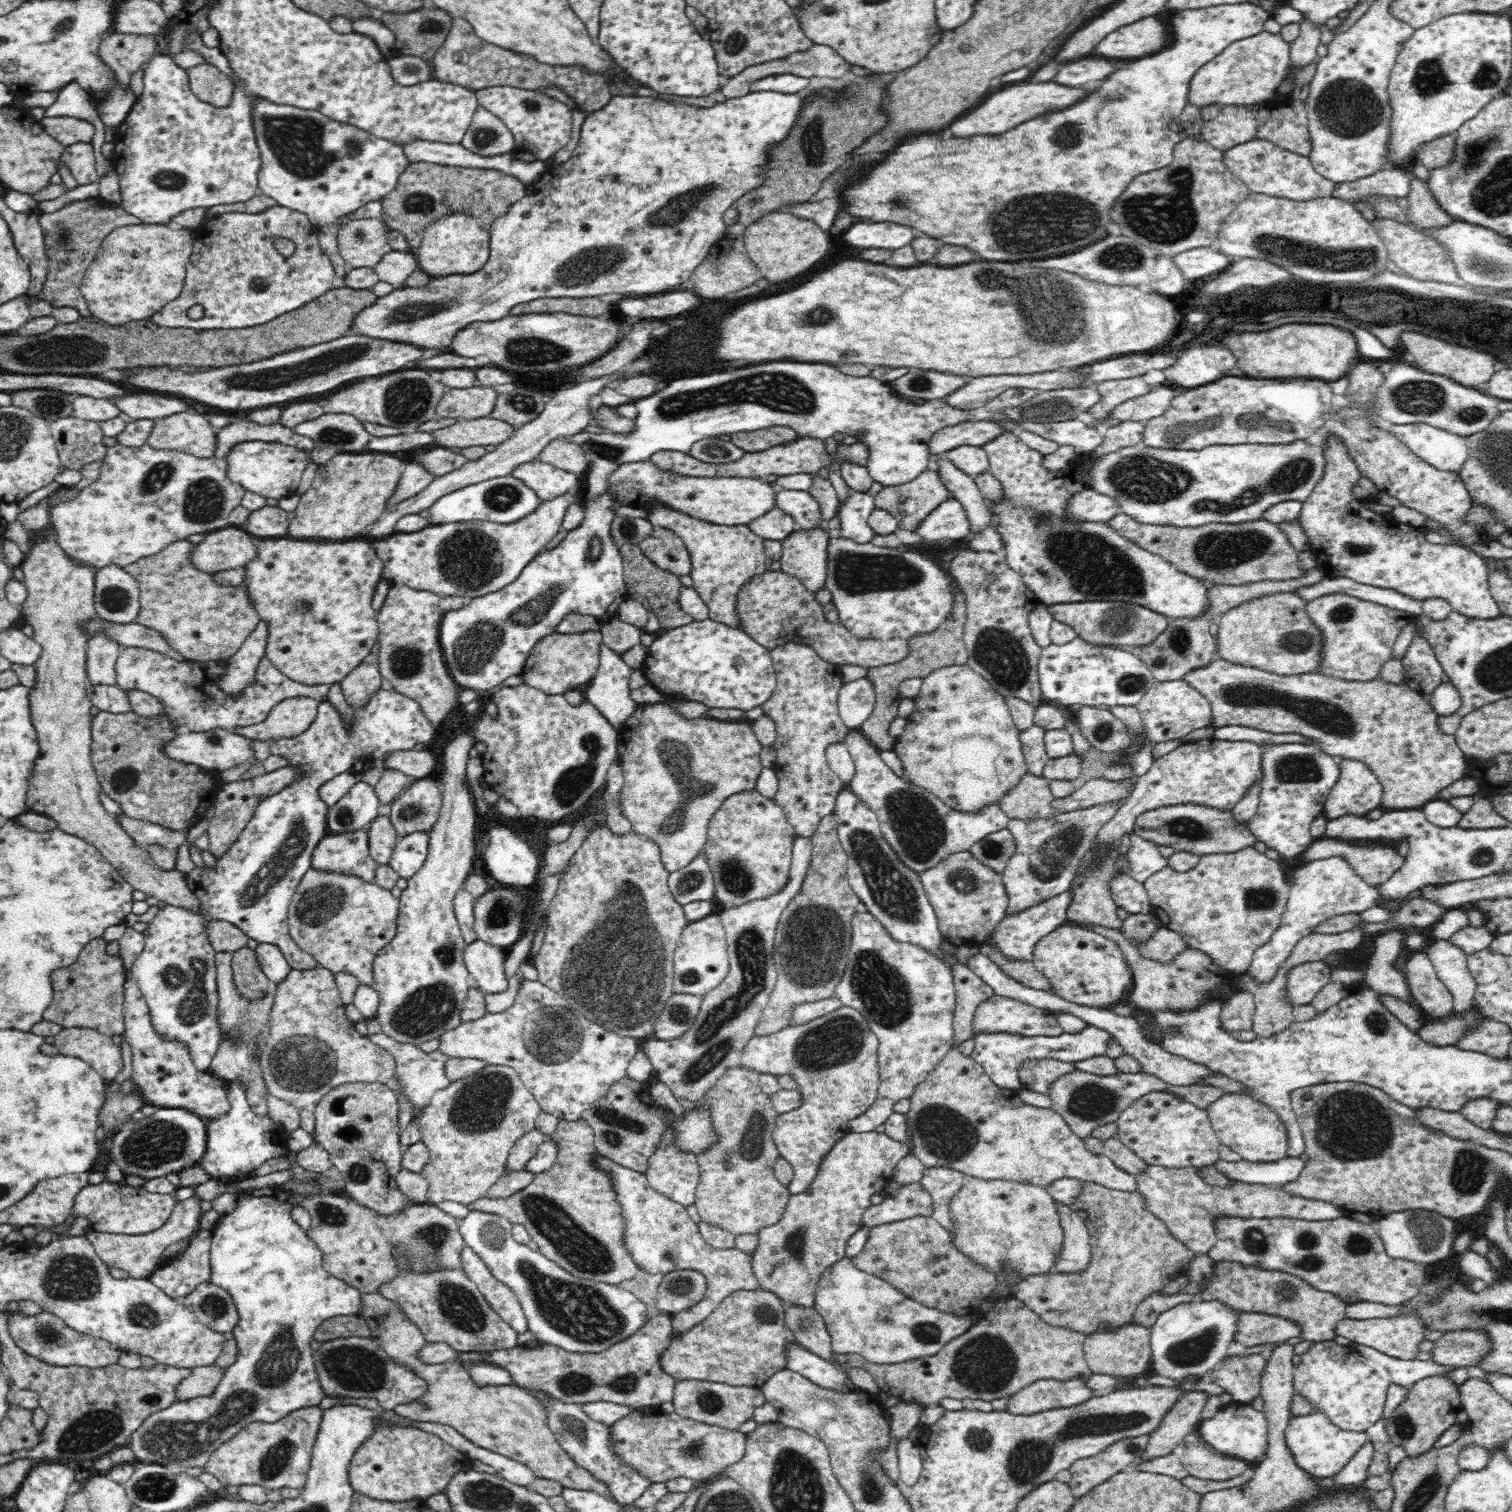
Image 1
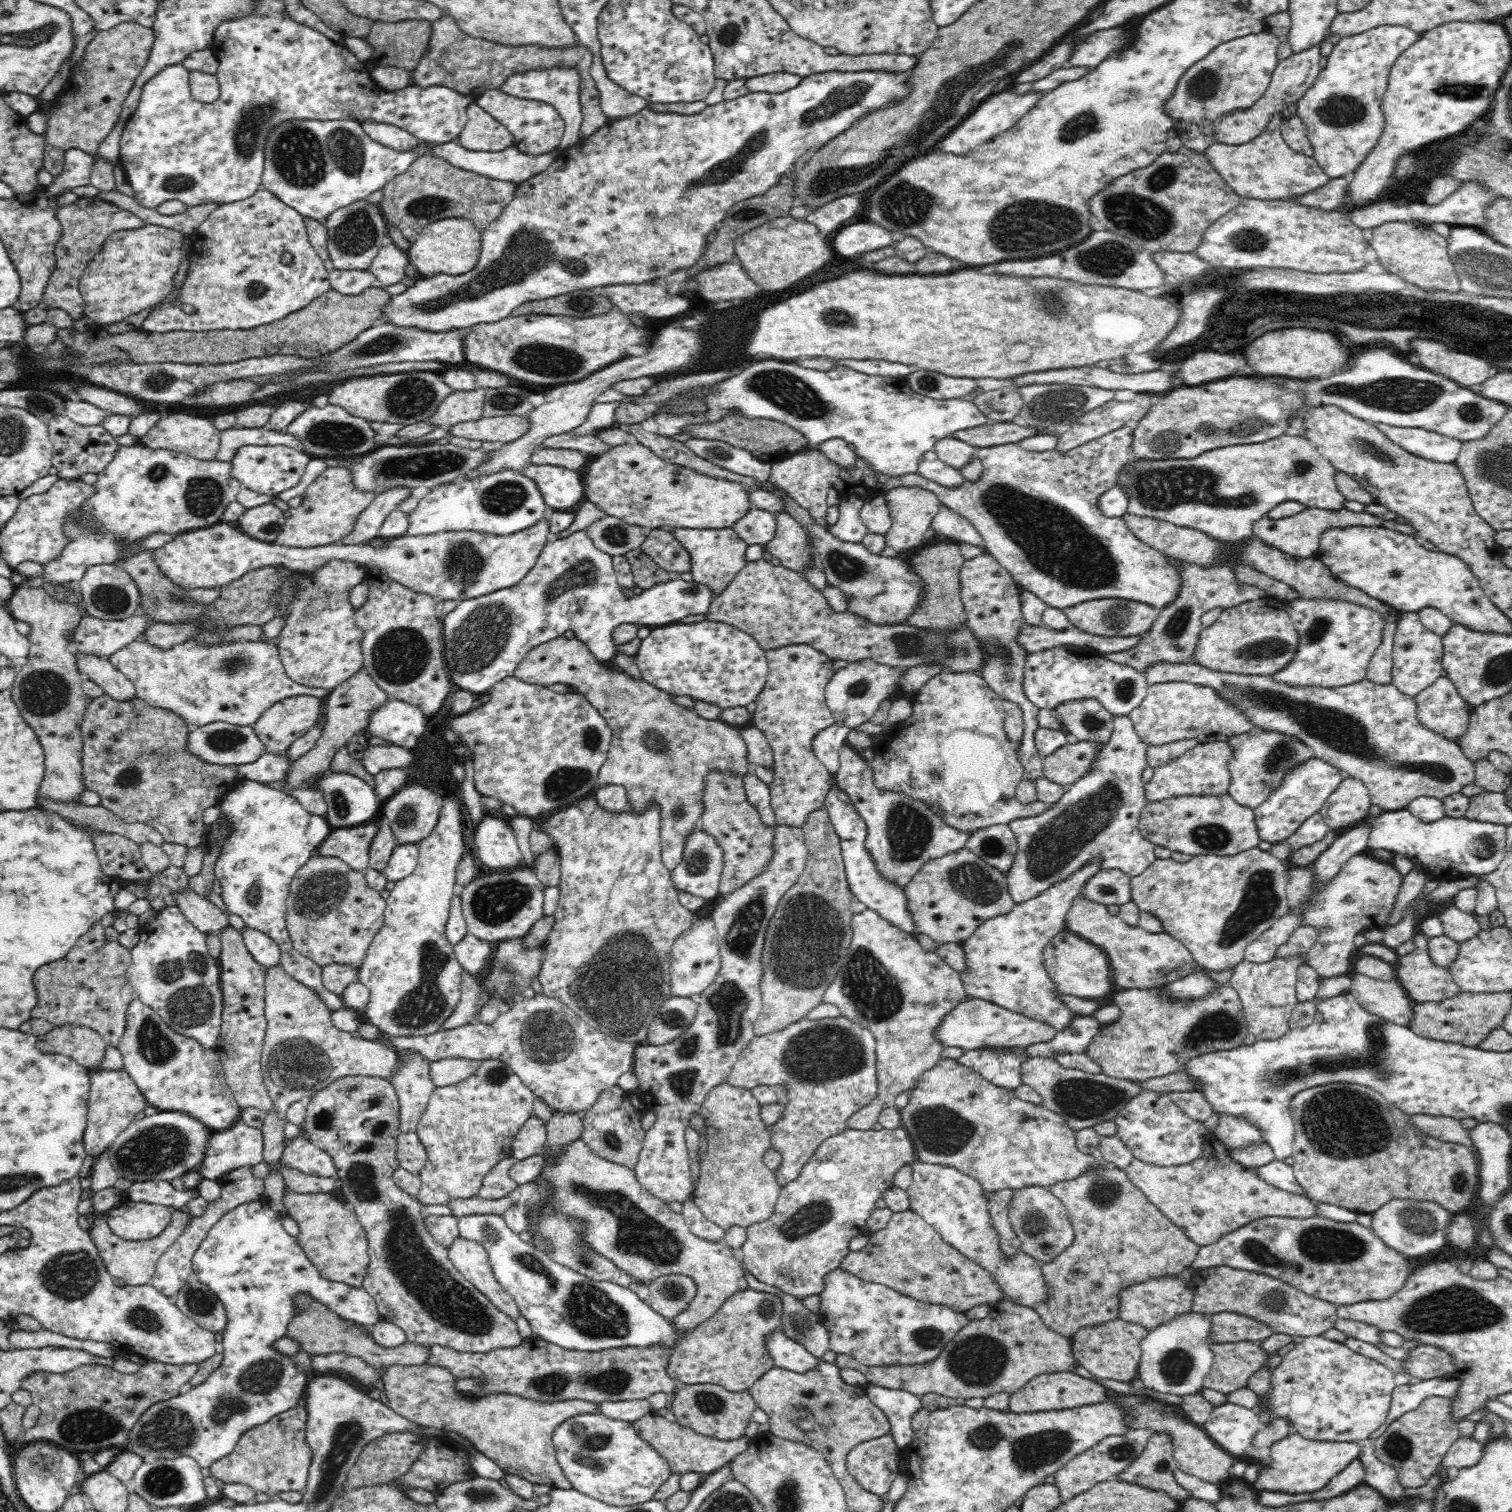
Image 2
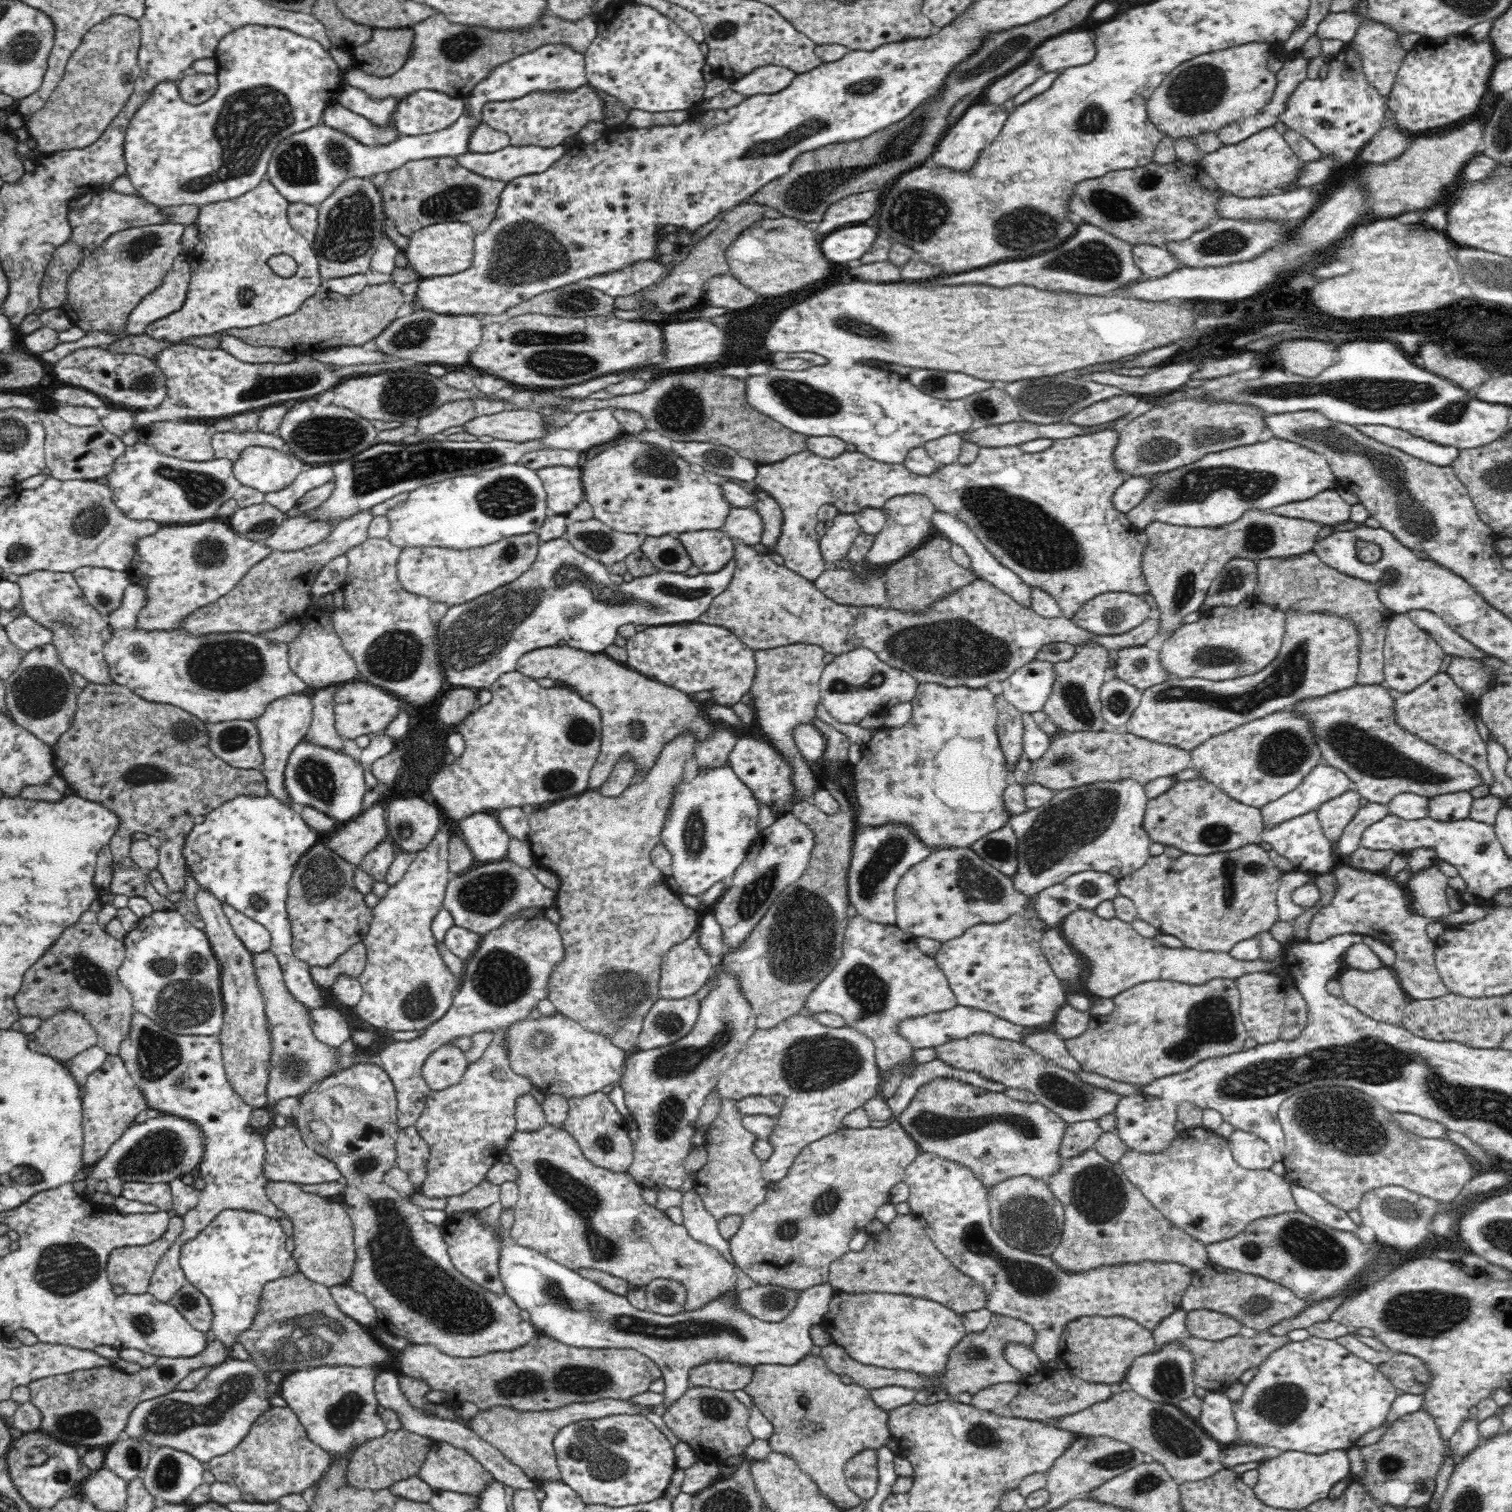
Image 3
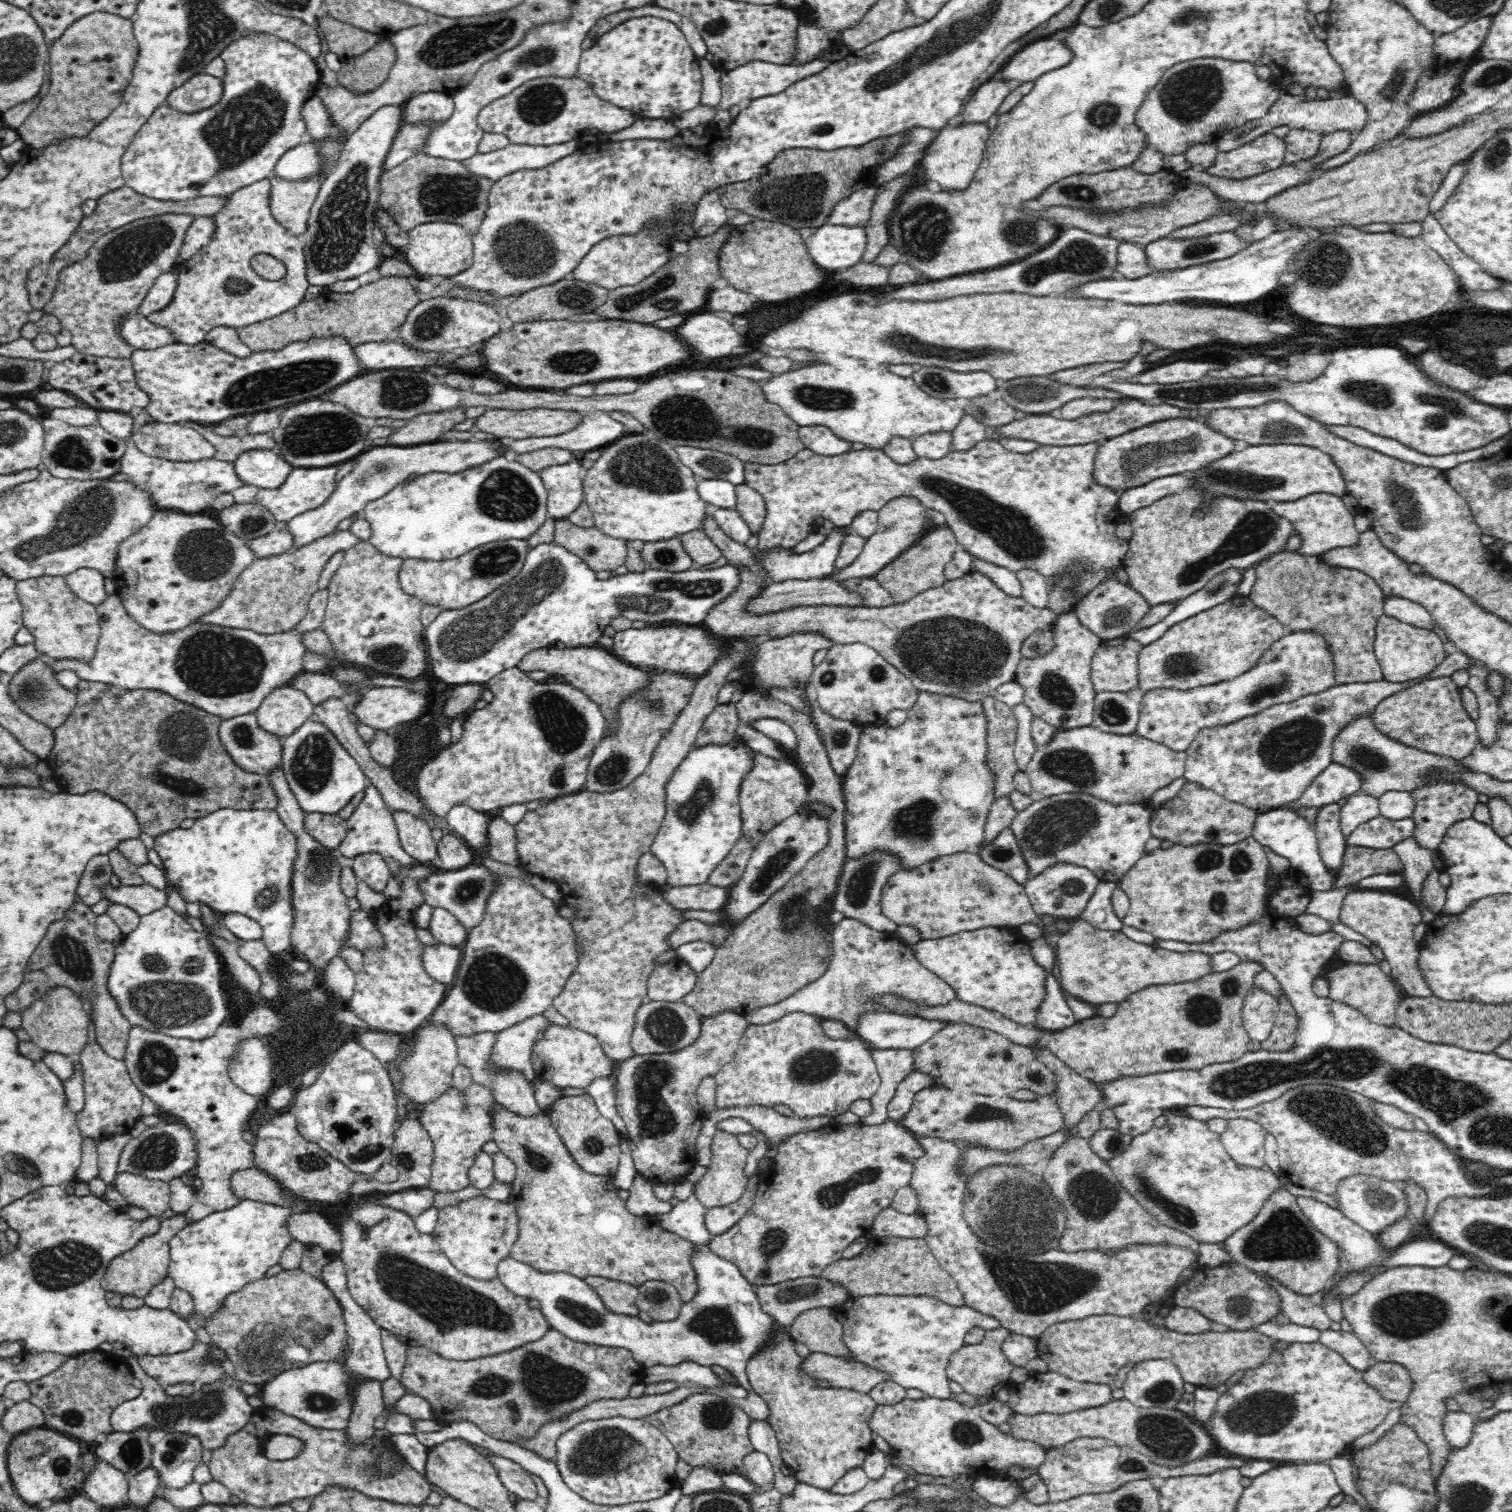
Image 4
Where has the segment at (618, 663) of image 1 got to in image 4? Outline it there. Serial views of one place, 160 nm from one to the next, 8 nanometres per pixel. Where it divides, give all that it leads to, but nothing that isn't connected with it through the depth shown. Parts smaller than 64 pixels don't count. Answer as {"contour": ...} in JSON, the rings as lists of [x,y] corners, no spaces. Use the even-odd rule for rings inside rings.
{"contour":[[[553,542],[530,548],[522,570],[503,588],[470,606],[456,610],[443,609],[434,622],[425,627],[425,641],[433,677],[448,684],[486,684],[503,670],[516,667],[529,652],[553,647],[556,642],[562,642],[568,648],[598,644],[598,639],[616,617],[628,618],[632,622],[642,620],[648,626],[698,625],[706,618],[708,611],[733,594],[740,583],[739,570],[728,563],[709,570],[698,570],[695,567],[682,572],[647,568],[639,573],[614,573],[609,580],[598,580],[596,573],[579,556]]]}

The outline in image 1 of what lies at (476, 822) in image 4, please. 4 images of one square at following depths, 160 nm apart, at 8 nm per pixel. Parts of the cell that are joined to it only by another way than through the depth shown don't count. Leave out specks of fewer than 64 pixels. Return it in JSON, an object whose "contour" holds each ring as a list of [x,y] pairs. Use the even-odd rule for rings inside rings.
{"contour":[[[494,826],[490,832],[489,846],[483,856],[488,873],[500,884],[516,889],[532,888],[537,886],[542,861],[540,856],[534,853],[534,849],[524,840],[521,840],[511,828],[504,826]]]}

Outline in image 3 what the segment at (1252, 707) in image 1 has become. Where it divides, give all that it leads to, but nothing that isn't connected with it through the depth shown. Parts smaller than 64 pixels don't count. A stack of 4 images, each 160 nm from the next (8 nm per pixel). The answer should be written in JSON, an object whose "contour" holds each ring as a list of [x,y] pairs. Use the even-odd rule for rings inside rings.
{"contour":[[[1146,645],[1120,649],[1111,656],[1117,657],[1117,667],[1109,675],[1115,675],[1141,691],[1176,677],[1162,666],[1160,653]],[[1356,684],[1350,688],[1314,698],[1302,698],[1284,711],[1294,713],[1309,722],[1314,742],[1321,752],[1322,762],[1348,775],[1362,798],[1387,805],[1397,794],[1407,792],[1432,798],[1441,794],[1464,792],[1482,784],[1478,771],[1430,742],[1404,730],[1395,717],[1396,695],[1384,684]]]}

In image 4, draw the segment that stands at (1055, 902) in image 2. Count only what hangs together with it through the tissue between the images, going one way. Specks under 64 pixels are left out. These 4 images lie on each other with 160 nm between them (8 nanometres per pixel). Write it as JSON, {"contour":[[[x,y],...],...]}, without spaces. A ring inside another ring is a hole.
{"contour":[[[988,926],[987,928],[982,928],[979,930],[964,931],[963,933],[948,936],[946,938],[940,938],[936,940],[921,940],[921,942],[912,945],[911,948],[914,950],[914,955],[916,955],[916,959],[920,961],[922,966],[926,967],[926,969],[930,970],[932,973],[938,975],[941,979],[944,979],[944,982],[949,984],[949,986],[955,991],[957,1000],[972,1006],[980,1006],[981,1008],[1000,1012],[1002,1016],[1005,1016],[1006,1018],[1009,1018],[1010,1020],[1013,1020],[1014,1022],[1024,1026],[1036,1026],[1038,1009],[1040,1009],[1040,1006],[1042,1006],[1042,1002],[1046,1000],[1045,982],[1051,971],[1044,969],[1044,967],[1038,965],[1038,963],[1034,961],[1034,958],[1032,957],[1032,948],[1028,947],[1027,944],[1028,940],[1024,939],[1024,937],[1020,935],[1020,928]]]}

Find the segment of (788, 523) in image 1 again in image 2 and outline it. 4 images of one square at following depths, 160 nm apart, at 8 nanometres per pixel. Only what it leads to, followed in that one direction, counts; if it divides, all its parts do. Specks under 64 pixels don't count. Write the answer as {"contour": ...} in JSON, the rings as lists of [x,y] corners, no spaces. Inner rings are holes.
{"contour":[[[754,508],[734,528],[749,545],[765,545],[776,536],[776,516],[776,513]]]}

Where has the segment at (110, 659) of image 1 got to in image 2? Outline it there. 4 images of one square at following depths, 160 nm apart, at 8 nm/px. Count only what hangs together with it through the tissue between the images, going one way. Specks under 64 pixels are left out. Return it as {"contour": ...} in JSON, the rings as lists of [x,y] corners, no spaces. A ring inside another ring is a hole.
{"contour":[[[141,613],[111,622],[86,614],[73,634],[73,649],[76,653],[110,659],[118,650],[139,640],[152,623]]]}

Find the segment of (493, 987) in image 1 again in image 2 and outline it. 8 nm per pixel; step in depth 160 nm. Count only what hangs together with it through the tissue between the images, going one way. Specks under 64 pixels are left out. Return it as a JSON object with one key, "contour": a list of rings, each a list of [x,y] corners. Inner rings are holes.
{"contour":[[[468,934],[460,944],[454,945],[455,956],[465,972],[478,980],[484,978],[494,954],[494,944]]]}

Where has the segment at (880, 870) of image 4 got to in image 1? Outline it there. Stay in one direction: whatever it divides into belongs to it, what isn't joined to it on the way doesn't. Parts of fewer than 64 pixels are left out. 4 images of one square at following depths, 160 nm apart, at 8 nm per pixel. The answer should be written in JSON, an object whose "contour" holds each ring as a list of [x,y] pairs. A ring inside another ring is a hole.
{"contour":[[[860,728],[852,729],[846,735],[844,743],[856,765],[856,774],[847,787],[878,816],[885,840],[908,868],[924,872],[942,862],[947,856],[970,851],[972,845],[979,840],[1007,828],[1008,815],[1000,808],[998,802],[992,802],[976,812],[956,810],[929,790],[896,775],[882,761],[881,750],[860,731]]]}

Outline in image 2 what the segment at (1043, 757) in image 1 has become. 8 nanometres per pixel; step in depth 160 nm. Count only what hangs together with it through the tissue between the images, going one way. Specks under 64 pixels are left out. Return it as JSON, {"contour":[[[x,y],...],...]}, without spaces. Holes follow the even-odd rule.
{"contour":[[[984,552],[965,560],[958,572],[961,597],[966,614],[965,626],[972,631],[972,637],[980,641],[982,647],[982,666],[980,676],[989,687],[1004,701],[1015,702],[1022,709],[1024,731],[1019,740],[1017,753],[1025,770],[1025,778],[1035,781],[1043,776],[1043,756],[1038,752],[1035,732],[1040,728],[1038,708],[1024,692],[1024,669],[1030,654],[1020,643],[1021,630],[1027,627],[1021,611],[1022,588],[1013,576],[990,553]]]}

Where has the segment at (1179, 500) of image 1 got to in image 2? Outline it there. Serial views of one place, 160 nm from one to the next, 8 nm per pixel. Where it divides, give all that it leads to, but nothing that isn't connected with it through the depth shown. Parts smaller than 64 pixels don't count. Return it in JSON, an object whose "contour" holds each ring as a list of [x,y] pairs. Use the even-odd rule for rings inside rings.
{"contour":[[[1289,432],[1266,442],[1240,443],[1208,450],[1197,458],[1135,458],[1132,463],[1122,466],[1116,485],[1126,492],[1129,514],[1154,518],[1183,528],[1201,530],[1212,538],[1223,539],[1223,542],[1240,542],[1248,536],[1253,536],[1256,522],[1286,501],[1296,501],[1305,507],[1326,510],[1344,509],[1345,502],[1349,500],[1336,485],[1334,480],[1336,471],[1330,461],[1324,459],[1316,446],[1307,438]]]}

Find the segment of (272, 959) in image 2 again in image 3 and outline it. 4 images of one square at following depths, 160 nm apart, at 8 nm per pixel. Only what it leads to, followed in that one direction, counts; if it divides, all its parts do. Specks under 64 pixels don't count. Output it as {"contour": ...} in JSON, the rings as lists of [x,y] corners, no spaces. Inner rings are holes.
{"contour":[[[222,901],[222,909],[229,918],[234,933],[250,953],[256,955],[270,952],[272,938],[264,926],[233,909],[228,902]]]}

